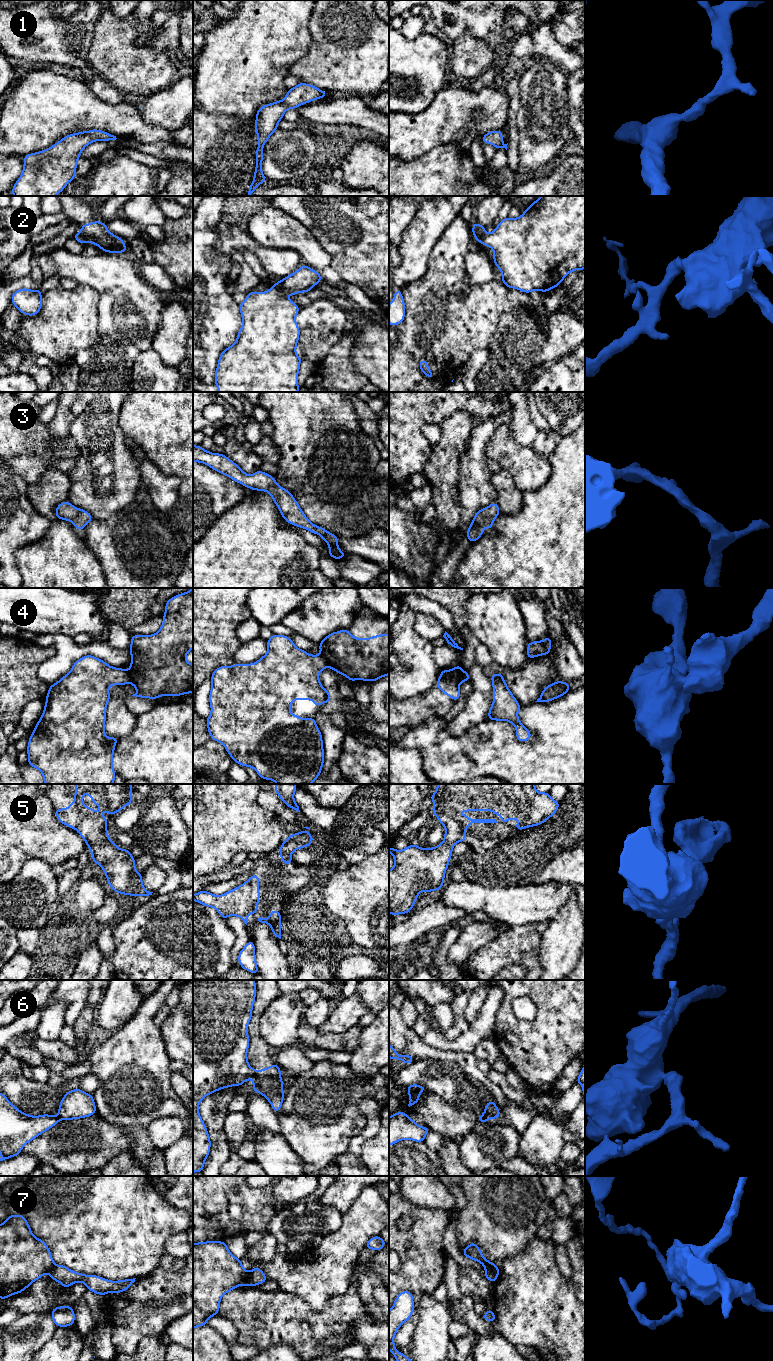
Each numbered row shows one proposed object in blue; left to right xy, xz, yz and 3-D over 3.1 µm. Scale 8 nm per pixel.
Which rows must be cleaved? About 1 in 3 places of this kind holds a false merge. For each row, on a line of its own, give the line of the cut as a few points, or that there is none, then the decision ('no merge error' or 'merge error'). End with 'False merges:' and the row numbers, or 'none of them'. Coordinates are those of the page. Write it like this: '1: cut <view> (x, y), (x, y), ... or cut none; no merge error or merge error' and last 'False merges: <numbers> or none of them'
1: cut none; no merge error
2: cut xz (277, 282), (285, 295); merge error
3: cut none; no merge error
4: cut xy (127, 670), (130, 682); merge error
5: cut none; no merge error
6: cut xz (256, 1070), (253, 1079); merge error
7: cut xz (249, 1272), (246, 1284); merge error
False merges: 2, 4, 6, 7

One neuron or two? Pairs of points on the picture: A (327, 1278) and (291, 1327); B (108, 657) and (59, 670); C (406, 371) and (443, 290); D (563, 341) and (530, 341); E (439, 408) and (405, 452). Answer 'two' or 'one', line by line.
A: two
B: one
C: one
D: one
E: one

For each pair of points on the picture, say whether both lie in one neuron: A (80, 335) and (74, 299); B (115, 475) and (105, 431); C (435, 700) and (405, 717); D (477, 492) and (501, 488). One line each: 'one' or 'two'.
A: one
B: one
C: one
D: two

